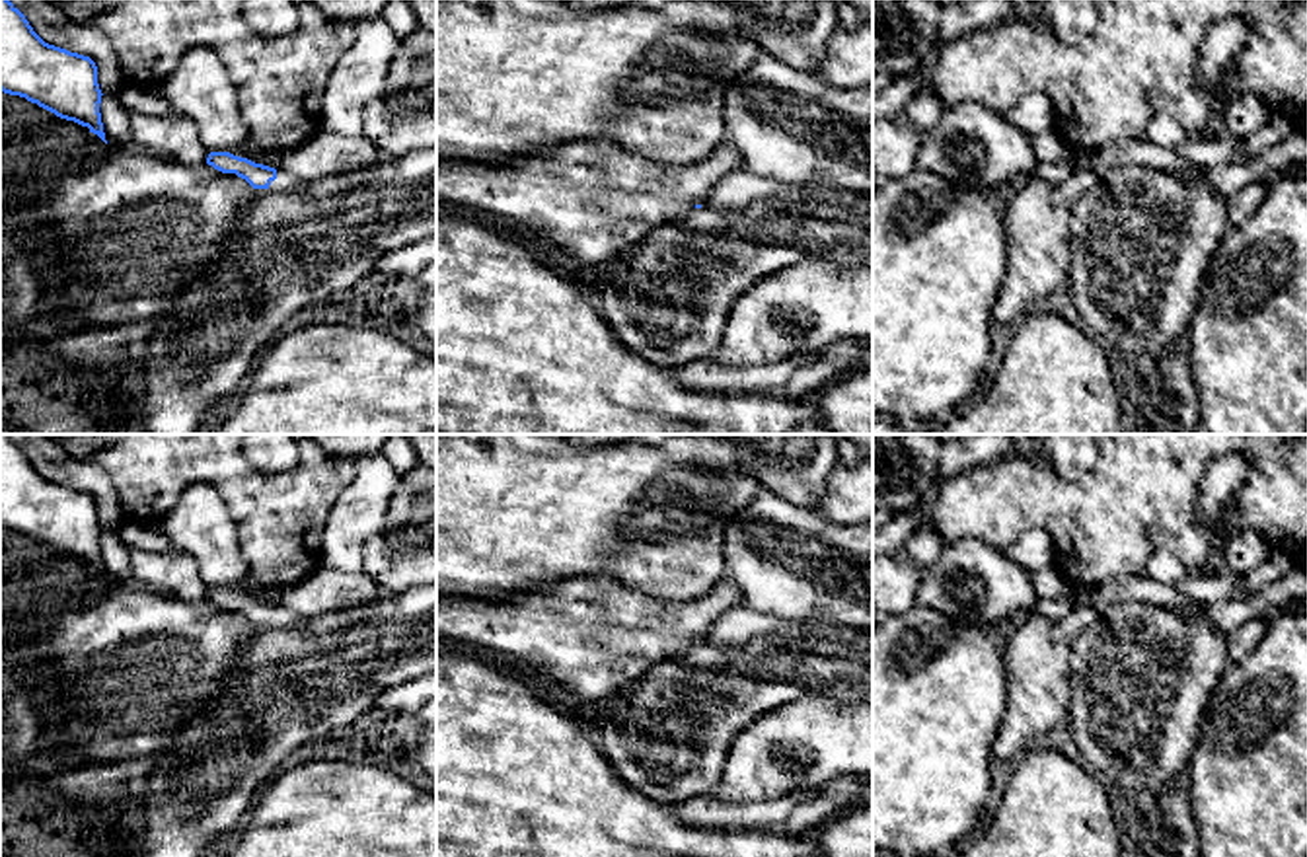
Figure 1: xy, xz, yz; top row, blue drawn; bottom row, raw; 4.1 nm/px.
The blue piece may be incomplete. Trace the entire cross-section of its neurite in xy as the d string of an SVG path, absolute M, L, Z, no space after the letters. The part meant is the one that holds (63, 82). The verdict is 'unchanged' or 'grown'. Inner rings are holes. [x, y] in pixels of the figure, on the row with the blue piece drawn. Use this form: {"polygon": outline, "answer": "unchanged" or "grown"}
{"polygon": "M0 0L0 90L88 127L107 144L95 62L45 43L10 0Z", "answer": "unchanged"}

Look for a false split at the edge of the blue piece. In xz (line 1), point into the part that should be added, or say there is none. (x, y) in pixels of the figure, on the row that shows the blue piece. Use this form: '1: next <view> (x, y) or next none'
1: next none

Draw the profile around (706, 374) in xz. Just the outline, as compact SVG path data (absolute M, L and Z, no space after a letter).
M797 353L773 364L721 364L715 360L693 360L674 368L672 376L686 388L713 393L727 391L781 391L787 380L803 366L822 358L818 353Z

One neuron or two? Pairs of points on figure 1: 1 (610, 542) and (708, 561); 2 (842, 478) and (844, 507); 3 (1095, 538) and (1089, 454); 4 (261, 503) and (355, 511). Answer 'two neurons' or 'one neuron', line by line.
1: one neuron
2: one neuron
3: two neurons
4: two neurons

